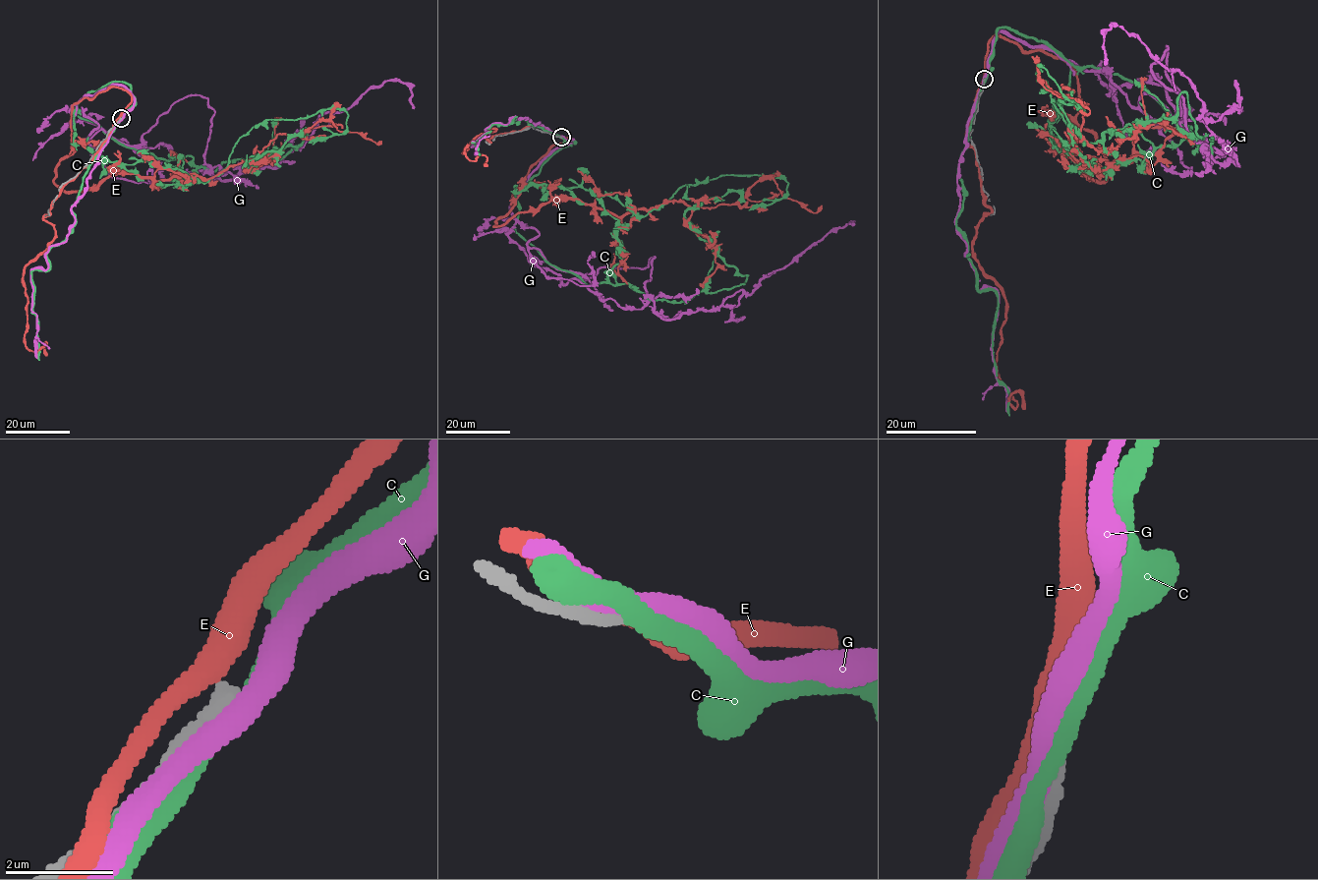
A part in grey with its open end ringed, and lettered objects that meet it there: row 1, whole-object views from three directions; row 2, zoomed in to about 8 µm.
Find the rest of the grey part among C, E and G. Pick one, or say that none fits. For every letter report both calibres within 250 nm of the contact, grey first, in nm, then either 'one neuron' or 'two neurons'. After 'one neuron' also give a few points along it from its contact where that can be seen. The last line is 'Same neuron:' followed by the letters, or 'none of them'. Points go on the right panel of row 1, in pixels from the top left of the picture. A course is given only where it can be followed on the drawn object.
C: 340 nm thick on the grey side, 340 nm on the other; two neurons
E: 300 nm thick on the grey side, 440 nm on the other; two neurons
G: 200 nm thick on the grey side, 400 nm on the other; two neurons
Same neuron: none of them

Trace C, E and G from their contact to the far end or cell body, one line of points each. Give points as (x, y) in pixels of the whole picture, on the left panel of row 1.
C: (120, 120), (134, 103), (121, 82), (74, 113), (214, 171), (277, 160), (305, 128), (245, 164), (305, 137)
E: (120, 118), (131, 95), (117, 88), (73, 105), (56, 185), (210, 179), (323, 121), (381, 141)
G: (118, 121), (134, 97), (109, 85), (68, 124), (165, 181), (234, 180), (387, 81), (414, 108)

